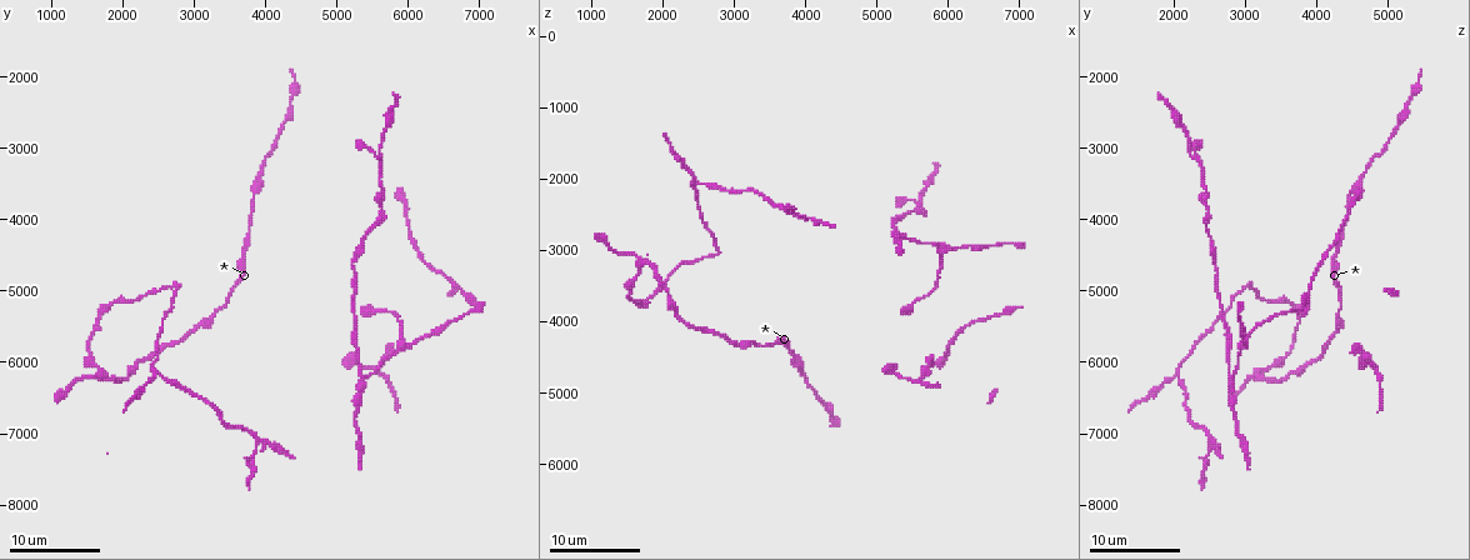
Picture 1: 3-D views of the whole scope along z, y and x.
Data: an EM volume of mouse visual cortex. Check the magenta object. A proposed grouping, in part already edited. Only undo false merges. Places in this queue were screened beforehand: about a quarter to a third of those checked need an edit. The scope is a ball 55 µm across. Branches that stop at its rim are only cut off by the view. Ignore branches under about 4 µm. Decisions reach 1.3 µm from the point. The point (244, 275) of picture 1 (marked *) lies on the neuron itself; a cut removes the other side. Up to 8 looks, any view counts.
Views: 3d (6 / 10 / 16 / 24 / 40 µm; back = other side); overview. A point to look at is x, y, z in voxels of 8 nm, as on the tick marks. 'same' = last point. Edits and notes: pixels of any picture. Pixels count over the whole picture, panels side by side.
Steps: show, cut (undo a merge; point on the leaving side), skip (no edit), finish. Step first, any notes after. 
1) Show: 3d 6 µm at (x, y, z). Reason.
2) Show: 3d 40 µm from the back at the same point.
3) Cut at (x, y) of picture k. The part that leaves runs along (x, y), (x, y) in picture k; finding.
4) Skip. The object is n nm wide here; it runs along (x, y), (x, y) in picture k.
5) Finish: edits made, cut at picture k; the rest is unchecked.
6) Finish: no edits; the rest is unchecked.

Show: 3d 10 µm at (1700, 6150, 3150). Three arms meet.

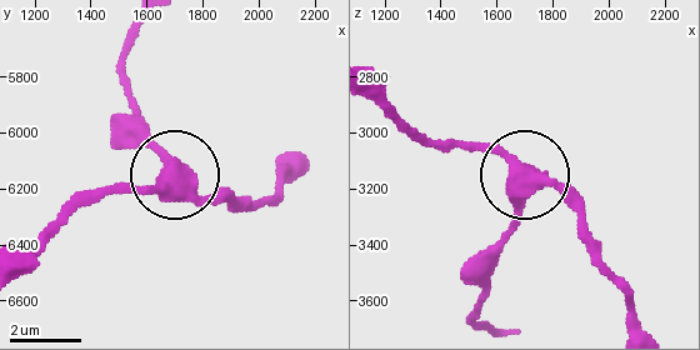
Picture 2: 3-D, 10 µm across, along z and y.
Skip. The side arm is 13 µm long; 3 arms meet here; all the same neuron.

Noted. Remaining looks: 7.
Show: 3d 10 µm at (2700, 4950, 3050). Calibre changes.

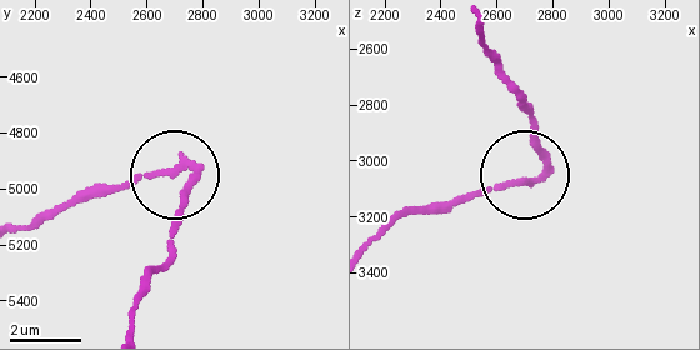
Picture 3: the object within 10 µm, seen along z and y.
Cut at (185, 196) of picture 3. A second neuron is stuck on.

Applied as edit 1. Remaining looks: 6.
Show: 3d 10 µm at (5400, 6250, 2800). Two arms in line, one across.

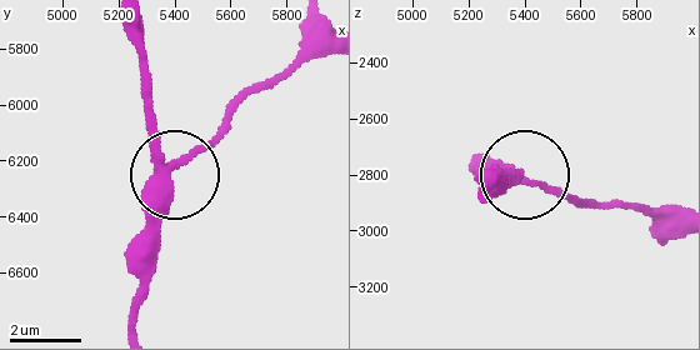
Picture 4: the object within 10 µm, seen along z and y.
Skip. 3 arms meet here; continuous, no second neuron.

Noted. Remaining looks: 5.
Finish: edits made, cut at picture 3; the rest is unchecked.

